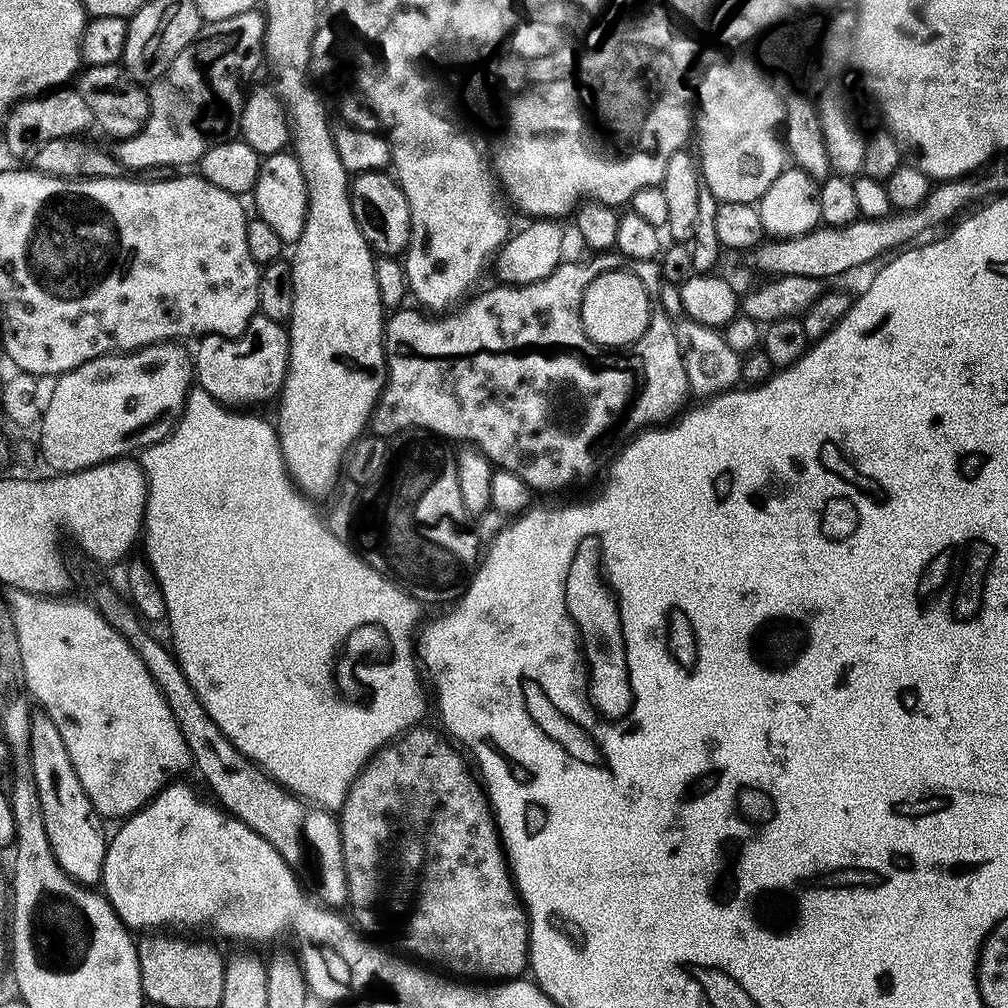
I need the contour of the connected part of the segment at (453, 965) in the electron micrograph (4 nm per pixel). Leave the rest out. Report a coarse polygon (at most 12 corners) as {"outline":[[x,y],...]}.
{"outline":[[443,731],[339,811],[353,921],[474,980],[528,968],[488,795]]}

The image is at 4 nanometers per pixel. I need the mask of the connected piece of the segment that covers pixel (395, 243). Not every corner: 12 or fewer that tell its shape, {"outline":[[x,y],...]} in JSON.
{"outline":[[355,173],[350,210],[373,253],[399,257],[410,206],[397,177]]}

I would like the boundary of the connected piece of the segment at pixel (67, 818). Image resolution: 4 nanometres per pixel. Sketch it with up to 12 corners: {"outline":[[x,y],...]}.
{"outline":[[32,717],[30,763],[46,838],[70,879],[104,872],[101,821],[65,743]]}

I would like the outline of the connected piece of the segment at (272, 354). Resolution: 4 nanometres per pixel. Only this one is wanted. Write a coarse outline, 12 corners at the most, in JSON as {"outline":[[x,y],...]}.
{"outline":[[257,314],[202,336],[194,380],[219,404],[279,397],[288,330]]}

